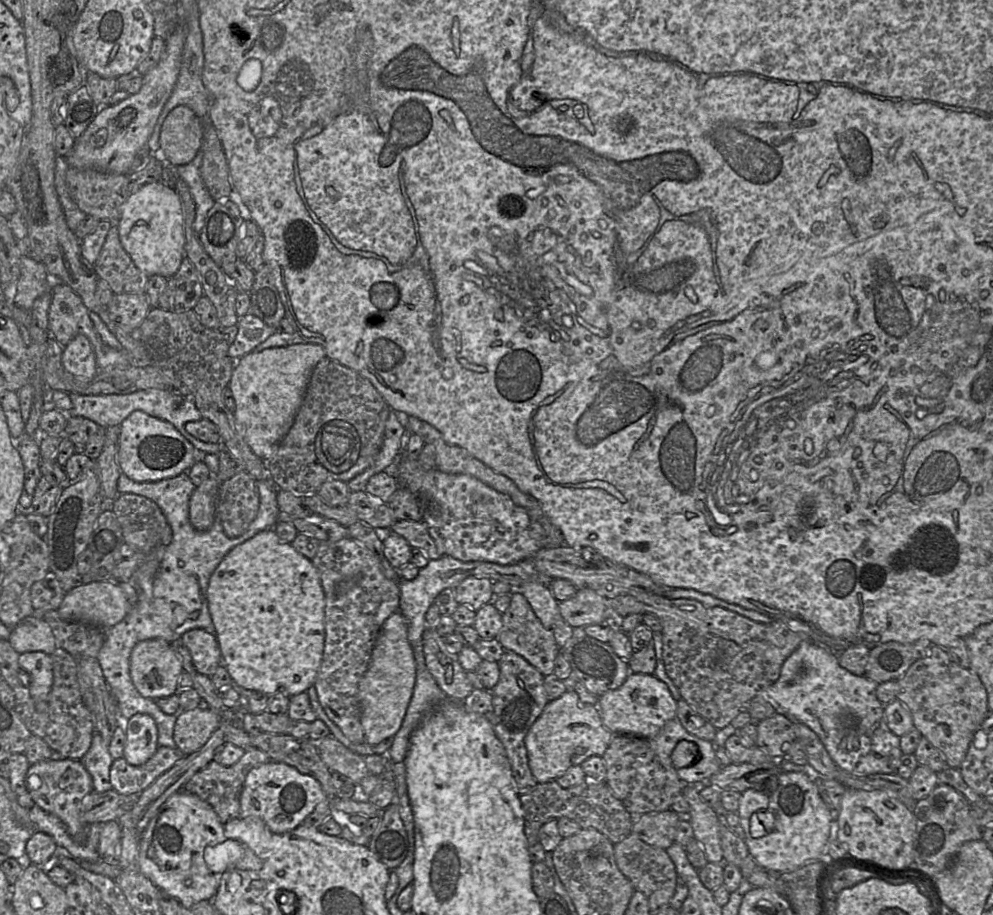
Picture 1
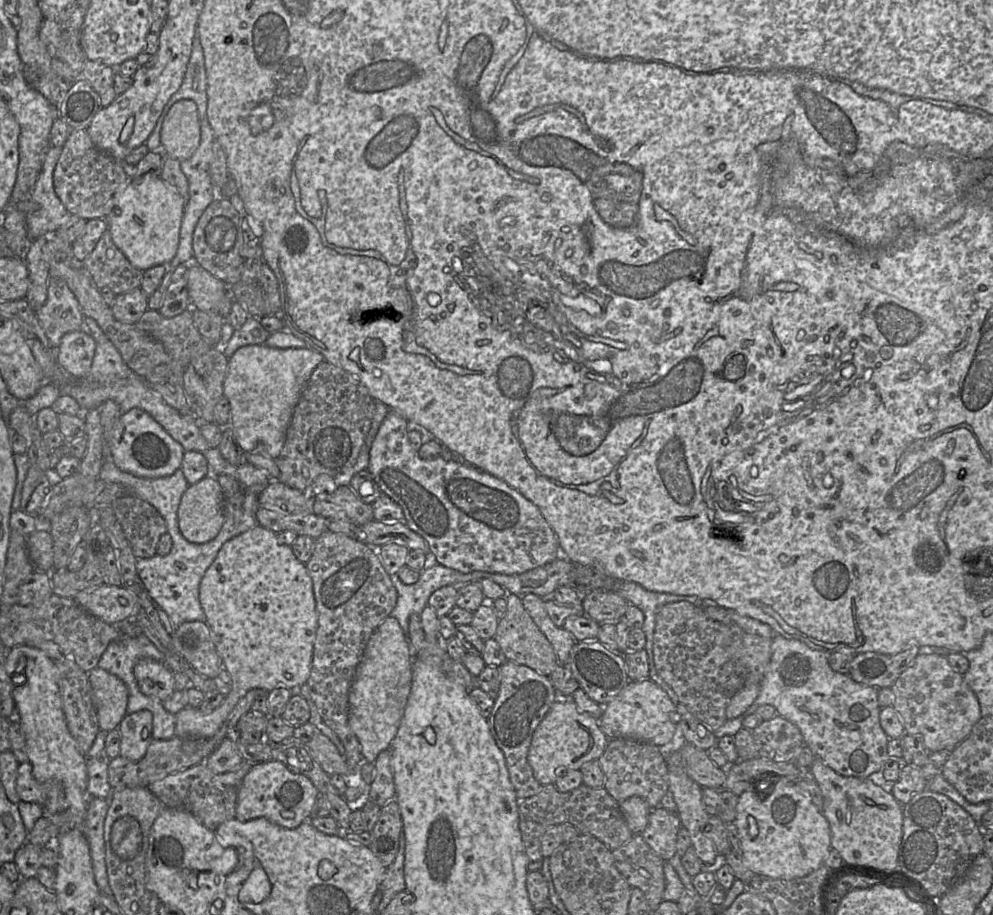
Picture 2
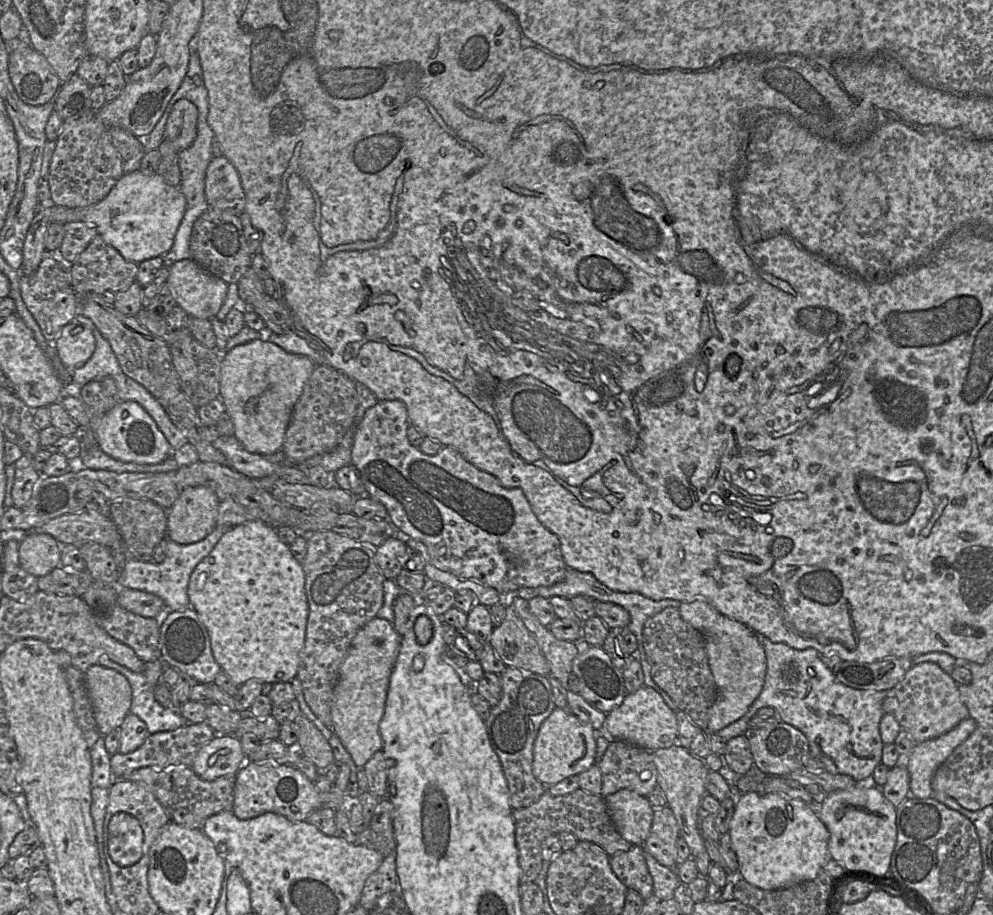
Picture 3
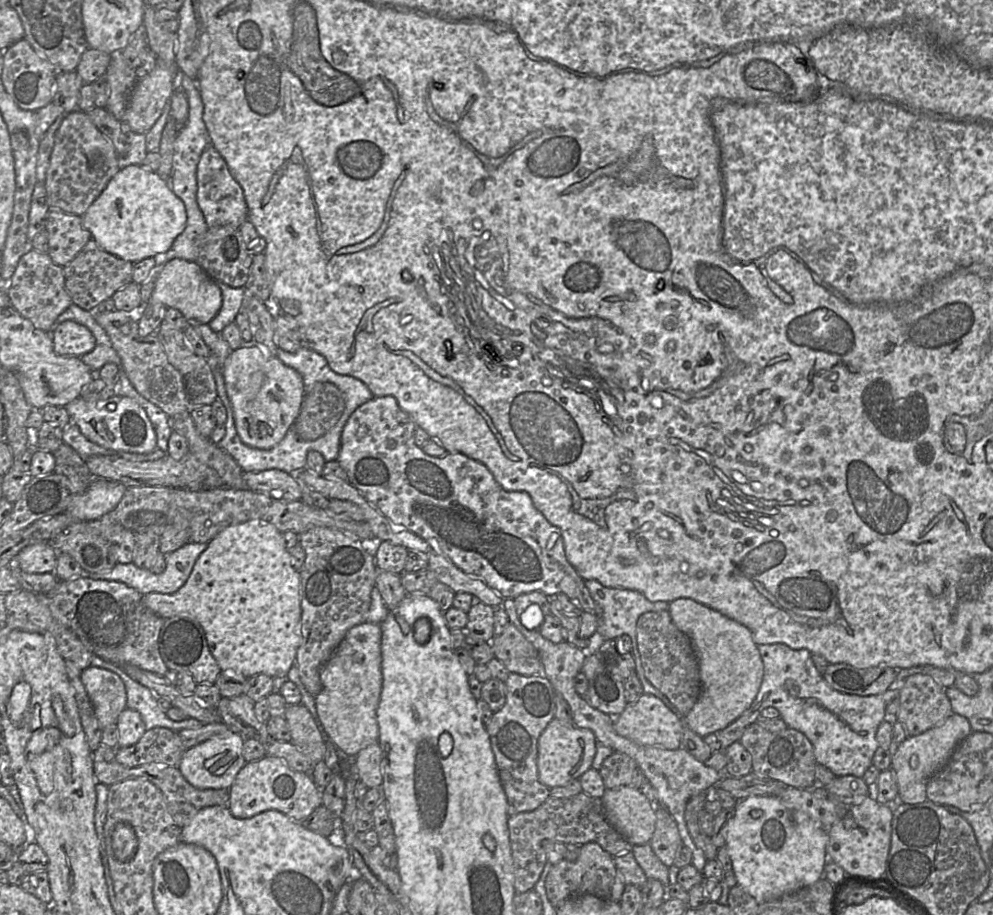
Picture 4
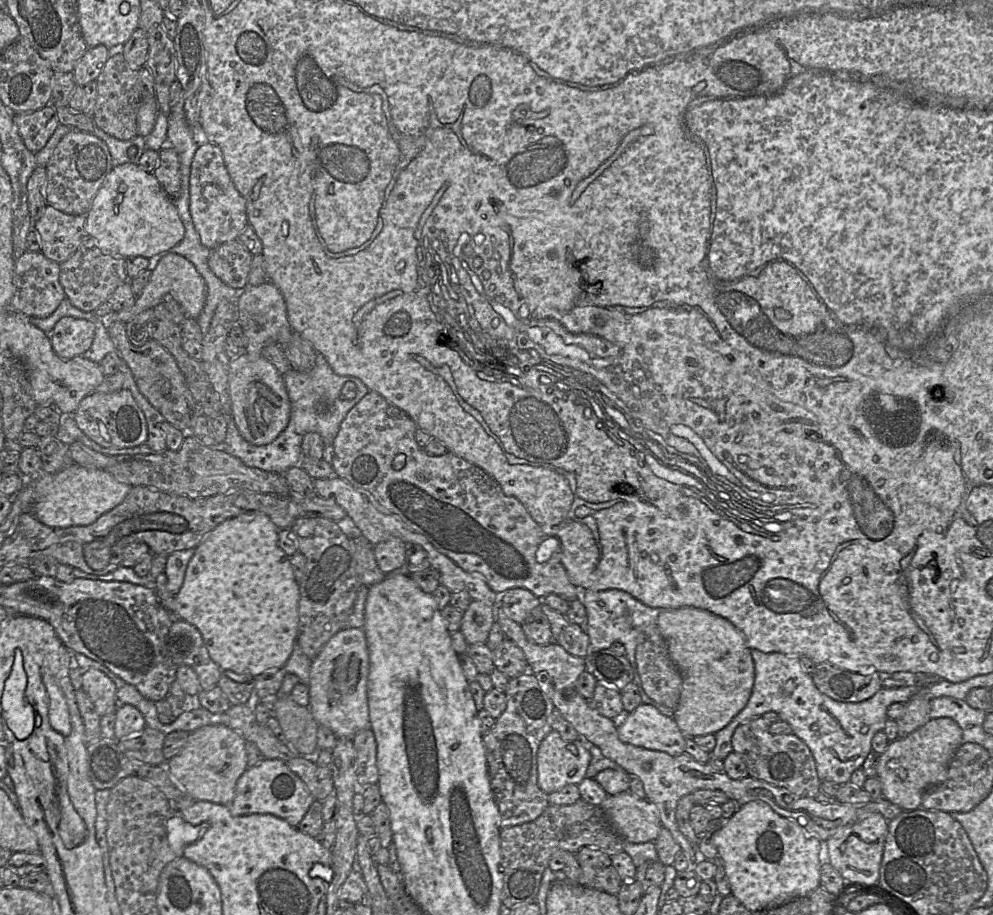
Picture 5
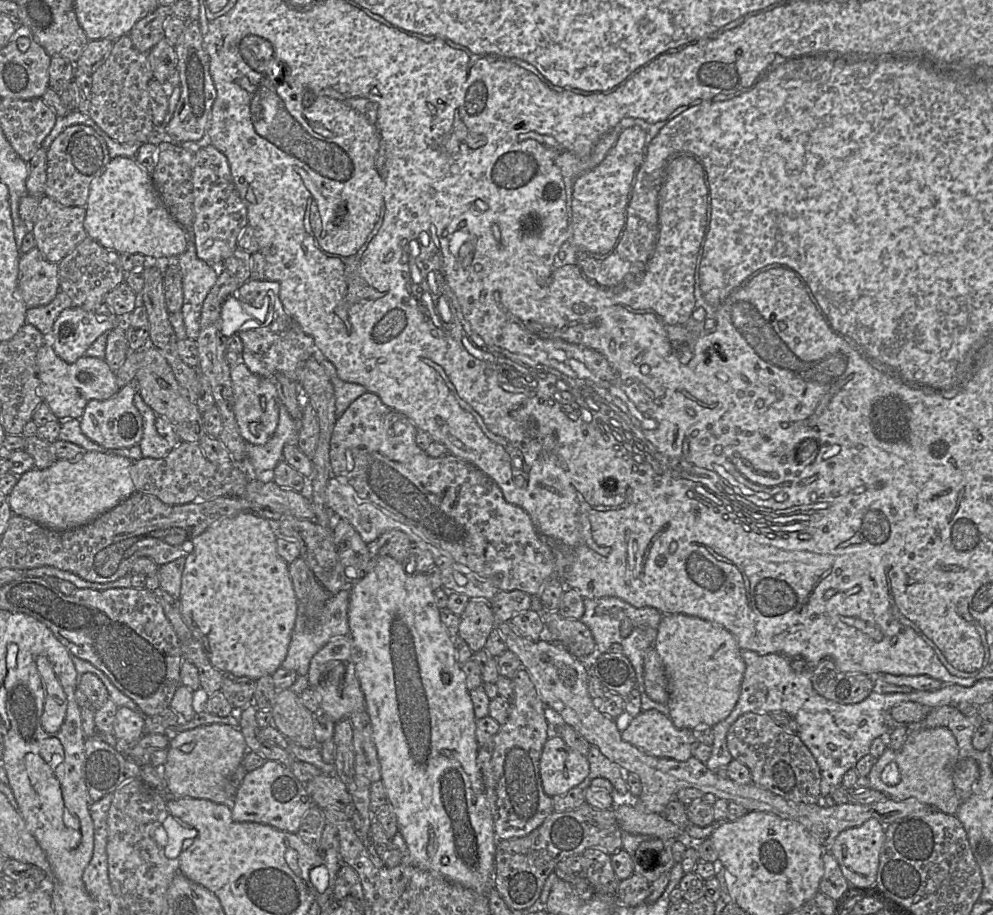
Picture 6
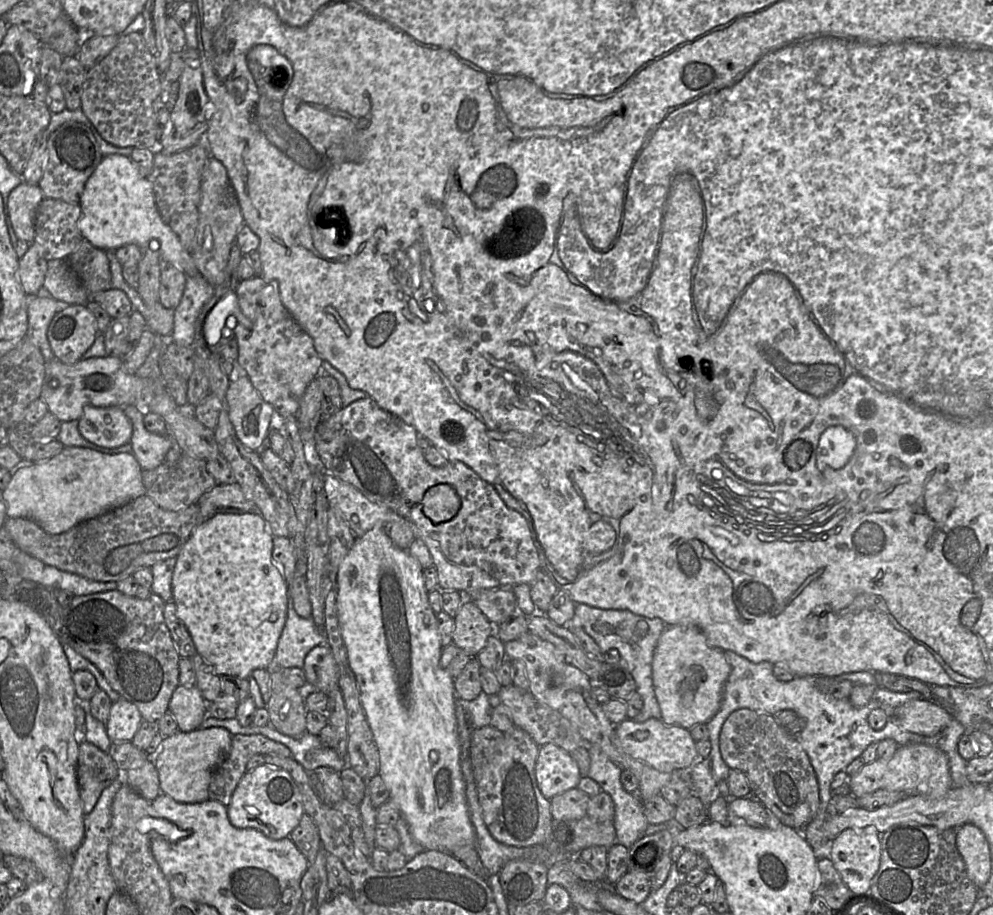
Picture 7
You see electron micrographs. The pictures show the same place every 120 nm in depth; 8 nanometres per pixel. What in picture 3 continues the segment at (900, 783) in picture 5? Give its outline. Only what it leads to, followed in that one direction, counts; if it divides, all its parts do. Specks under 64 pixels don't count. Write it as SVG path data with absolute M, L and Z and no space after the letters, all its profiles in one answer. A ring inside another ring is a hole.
M969 717L946 733L915 744L906 759L910 775L910 796L919 799L932 797L931 782L936 770L976 727L975 720Z

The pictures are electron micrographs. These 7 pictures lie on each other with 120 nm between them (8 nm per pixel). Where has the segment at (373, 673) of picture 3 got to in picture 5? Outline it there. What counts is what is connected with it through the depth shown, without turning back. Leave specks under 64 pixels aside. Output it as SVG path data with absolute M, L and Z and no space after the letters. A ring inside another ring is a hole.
M346 628L336 633L312 660L309 676L308 708L316 722L330 729L337 738L353 739L356 733L371 728L368 708L369 651L363 628Z

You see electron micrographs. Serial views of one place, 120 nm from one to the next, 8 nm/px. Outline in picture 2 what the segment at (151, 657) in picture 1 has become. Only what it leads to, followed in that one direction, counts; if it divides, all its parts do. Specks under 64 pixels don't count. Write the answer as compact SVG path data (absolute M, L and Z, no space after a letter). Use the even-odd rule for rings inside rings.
M142 658L134 666L134 674L140 690L161 701L168 699L176 690L174 673L163 663Z

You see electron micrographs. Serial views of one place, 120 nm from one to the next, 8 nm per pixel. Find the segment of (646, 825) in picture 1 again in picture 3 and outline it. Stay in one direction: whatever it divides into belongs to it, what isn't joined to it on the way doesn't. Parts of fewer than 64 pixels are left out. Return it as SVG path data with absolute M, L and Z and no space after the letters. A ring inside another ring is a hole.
M667 805L656 808L644 850L663 866L671 867L676 864L678 838L679 827L673 811Z

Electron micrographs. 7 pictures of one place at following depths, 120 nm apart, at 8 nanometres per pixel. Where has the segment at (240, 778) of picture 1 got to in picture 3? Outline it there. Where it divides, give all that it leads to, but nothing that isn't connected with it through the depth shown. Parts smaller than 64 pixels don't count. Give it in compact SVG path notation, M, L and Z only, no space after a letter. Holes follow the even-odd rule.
M143 767L116 778L137 782L147 787L161 803L170 821L189 829L202 830L209 817L221 812L232 812L233 810L236 774L207 781L200 778L191 767L172 769Z

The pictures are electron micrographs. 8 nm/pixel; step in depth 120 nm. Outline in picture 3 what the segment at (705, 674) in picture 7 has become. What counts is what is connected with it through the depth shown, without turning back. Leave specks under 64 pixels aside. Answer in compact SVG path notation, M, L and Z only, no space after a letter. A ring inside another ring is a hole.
M704 600L684 601L678 610L682 619L699 631L705 640L709 667L717 687L717 697L709 710L706 731L709 734L716 734L719 730L743 717L761 693L766 676L766 656L761 645L761 638L766 637L755 634L743 623L721 614Z

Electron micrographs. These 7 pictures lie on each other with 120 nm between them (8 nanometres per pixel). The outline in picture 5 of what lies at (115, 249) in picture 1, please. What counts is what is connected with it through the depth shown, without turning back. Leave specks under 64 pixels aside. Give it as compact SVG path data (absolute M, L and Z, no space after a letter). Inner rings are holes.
M89 237L79 246L76 252L65 262L60 263L59 281L66 298L78 309L93 312L128 280L125 259L113 257L102 251Z

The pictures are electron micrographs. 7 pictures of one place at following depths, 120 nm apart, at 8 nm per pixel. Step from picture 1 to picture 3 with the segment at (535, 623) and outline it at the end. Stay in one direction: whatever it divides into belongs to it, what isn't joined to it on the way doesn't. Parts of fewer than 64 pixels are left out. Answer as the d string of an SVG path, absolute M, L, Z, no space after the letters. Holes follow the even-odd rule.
M506 599L503 622L494 627L488 644L506 666L549 676L549 664L536 639Z

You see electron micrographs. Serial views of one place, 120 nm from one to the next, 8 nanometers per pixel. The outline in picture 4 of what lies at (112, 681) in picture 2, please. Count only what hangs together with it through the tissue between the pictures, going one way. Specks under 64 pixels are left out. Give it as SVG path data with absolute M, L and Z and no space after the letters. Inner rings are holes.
M95 666L84 669L80 678L101 729L116 723L120 713L127 708L126 690L121 678L114 672Z

